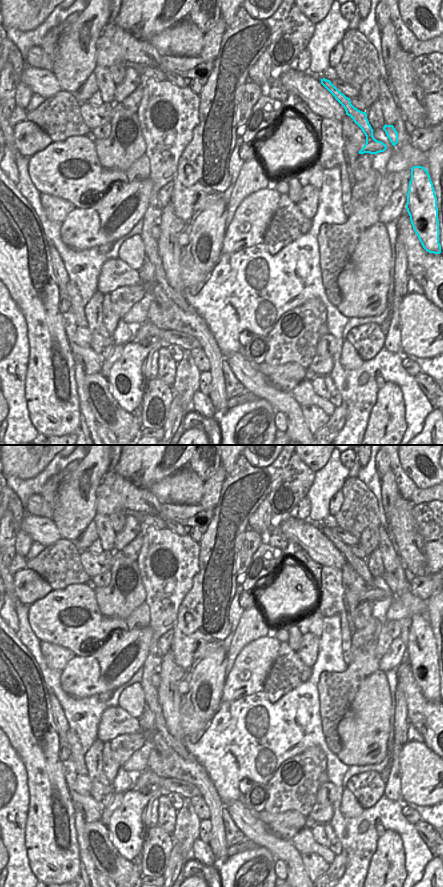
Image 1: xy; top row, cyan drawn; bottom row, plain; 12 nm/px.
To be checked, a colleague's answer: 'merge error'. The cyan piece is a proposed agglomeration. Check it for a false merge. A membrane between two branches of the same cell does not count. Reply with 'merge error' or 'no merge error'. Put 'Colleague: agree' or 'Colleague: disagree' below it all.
merge error
Colleague: agree

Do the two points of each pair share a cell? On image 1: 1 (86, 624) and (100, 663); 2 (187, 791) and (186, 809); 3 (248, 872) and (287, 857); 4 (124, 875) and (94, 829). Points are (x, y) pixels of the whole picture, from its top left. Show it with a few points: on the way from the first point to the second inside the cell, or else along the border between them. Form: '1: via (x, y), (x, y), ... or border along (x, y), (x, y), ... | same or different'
1: border along (111, 633), (89, 655), (75, 657) | different
2: border along (183, 796), (191, 798) | different
3: border along (268, 849), (276, 858) | different
4: via (112, 863), (105, 856), (104, 838) | same

